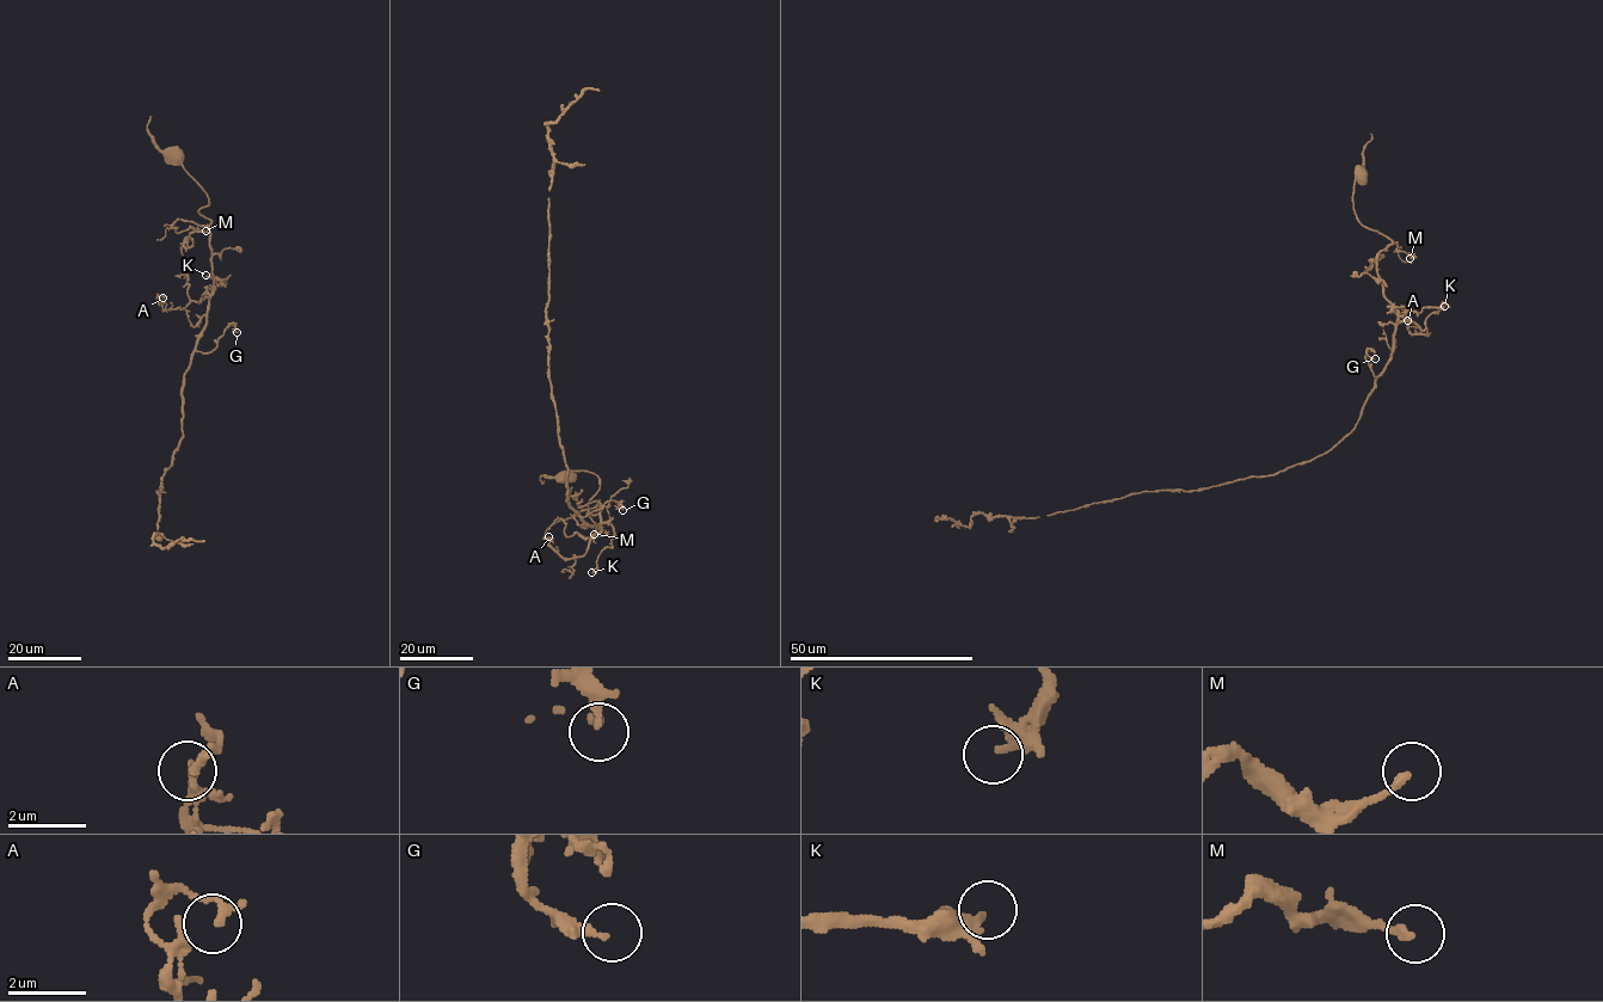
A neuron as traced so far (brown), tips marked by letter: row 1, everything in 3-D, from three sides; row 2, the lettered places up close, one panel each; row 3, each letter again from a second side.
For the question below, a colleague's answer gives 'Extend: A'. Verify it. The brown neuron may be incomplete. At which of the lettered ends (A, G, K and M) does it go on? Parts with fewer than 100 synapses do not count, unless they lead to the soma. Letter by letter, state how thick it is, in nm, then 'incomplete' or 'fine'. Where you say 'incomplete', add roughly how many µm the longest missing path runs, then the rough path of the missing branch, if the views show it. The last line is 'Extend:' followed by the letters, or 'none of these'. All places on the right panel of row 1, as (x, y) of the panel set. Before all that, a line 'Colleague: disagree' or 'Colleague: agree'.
Colleague: disagree
A: 200 nm thick; fine
G: 140 nm thick; fine
K: 240 nm thick; fine
M: 190 nm thick; fine
Extend: none of these

